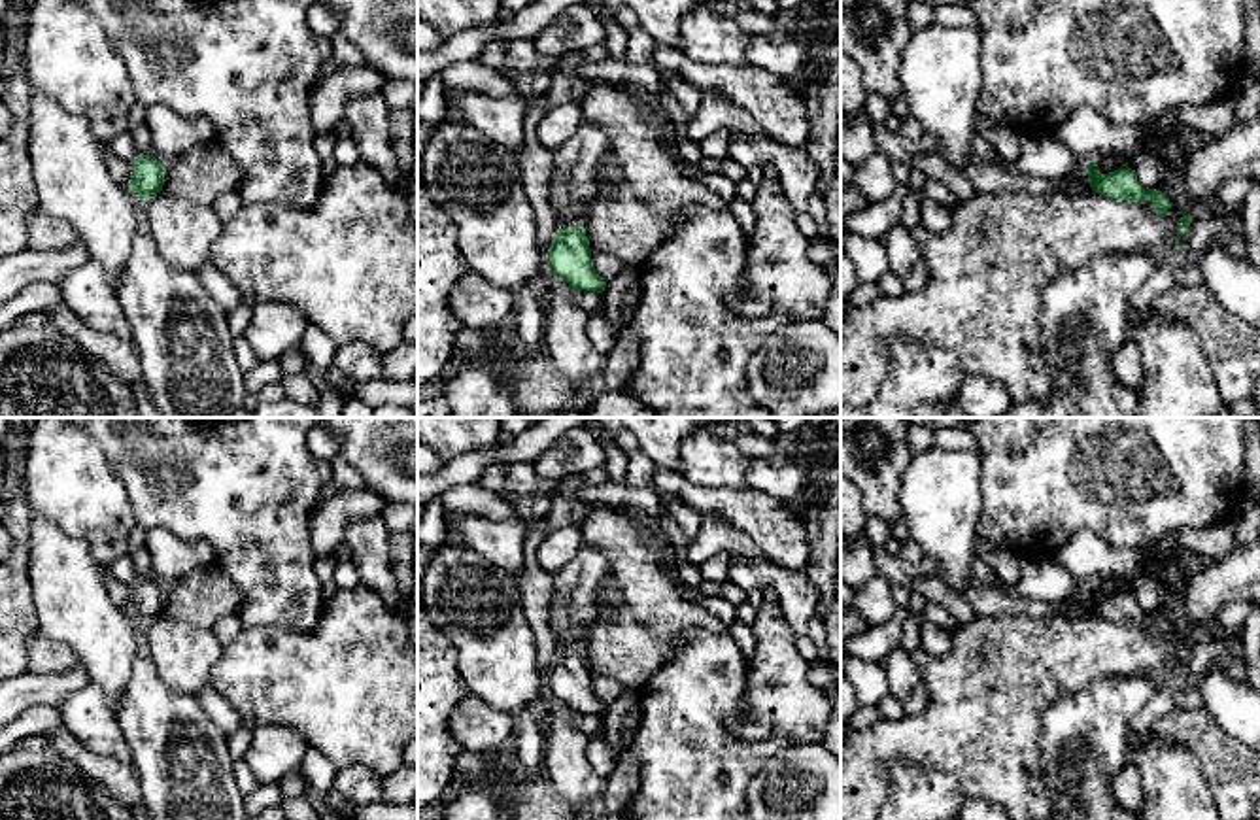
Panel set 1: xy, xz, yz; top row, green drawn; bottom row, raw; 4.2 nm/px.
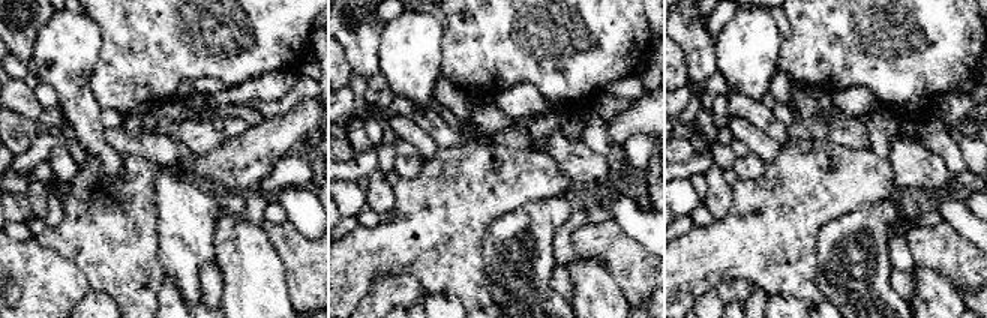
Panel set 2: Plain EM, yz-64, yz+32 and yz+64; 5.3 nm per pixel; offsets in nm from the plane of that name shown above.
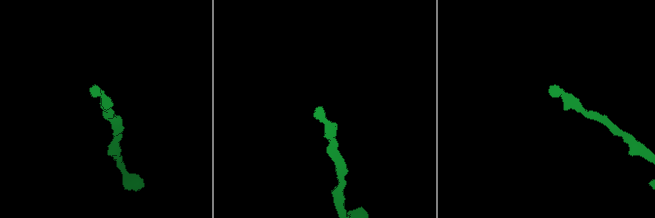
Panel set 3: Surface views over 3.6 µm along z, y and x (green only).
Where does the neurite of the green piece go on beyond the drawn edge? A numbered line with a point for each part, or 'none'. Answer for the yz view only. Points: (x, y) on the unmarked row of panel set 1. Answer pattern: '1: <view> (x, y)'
none

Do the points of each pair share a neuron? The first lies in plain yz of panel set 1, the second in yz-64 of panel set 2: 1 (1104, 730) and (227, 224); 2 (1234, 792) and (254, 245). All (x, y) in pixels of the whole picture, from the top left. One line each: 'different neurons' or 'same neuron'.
1: different neurons
2: different neurons

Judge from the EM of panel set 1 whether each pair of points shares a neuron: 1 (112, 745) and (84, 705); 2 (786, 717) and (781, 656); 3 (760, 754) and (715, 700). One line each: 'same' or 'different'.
1: same
2: same
3: same

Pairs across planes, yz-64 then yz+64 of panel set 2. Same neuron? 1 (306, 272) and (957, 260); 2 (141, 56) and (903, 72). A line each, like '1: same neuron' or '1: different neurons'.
1: same neuron
2: same neuron

